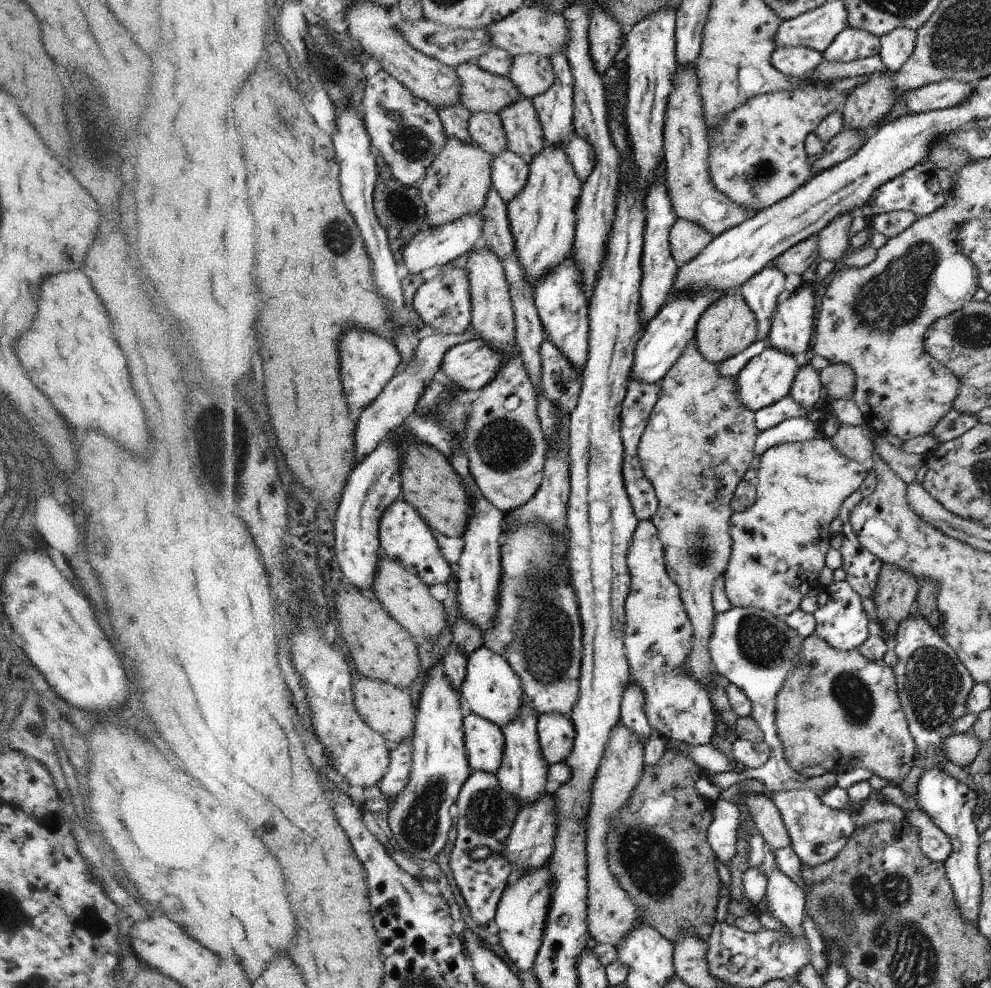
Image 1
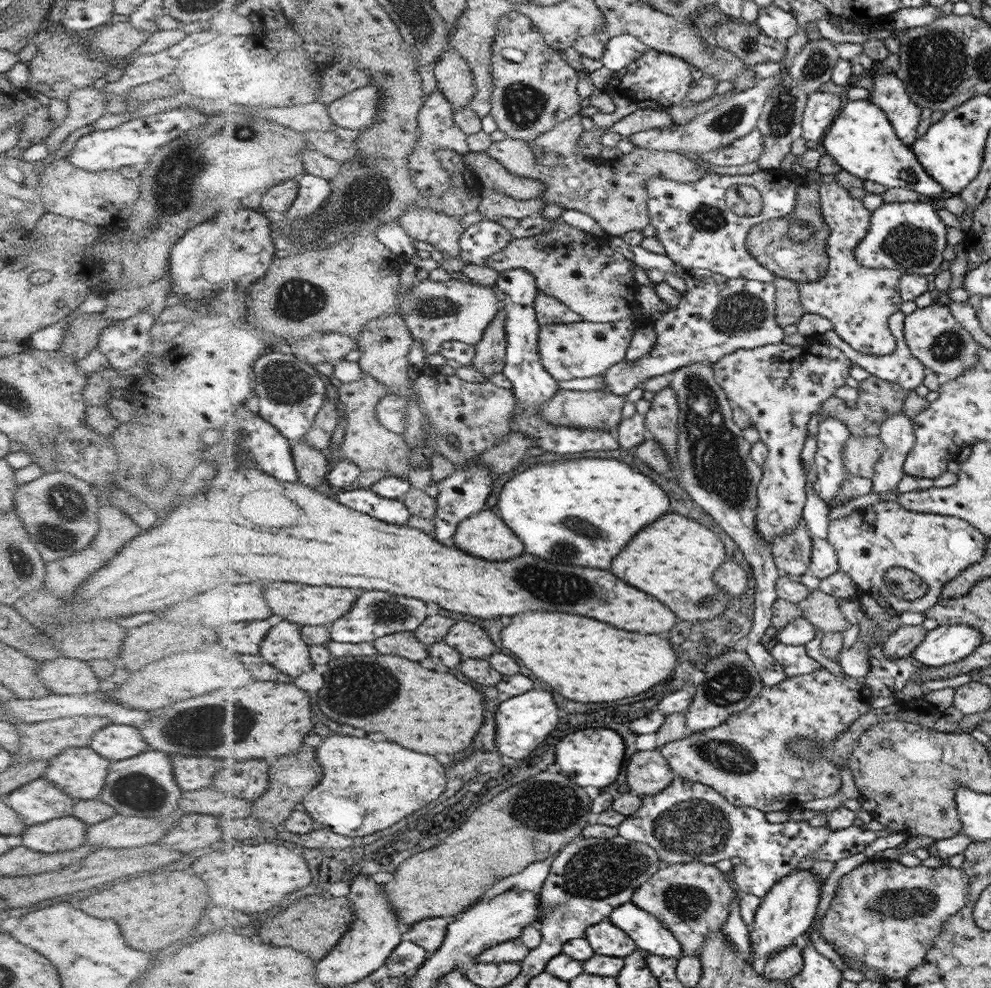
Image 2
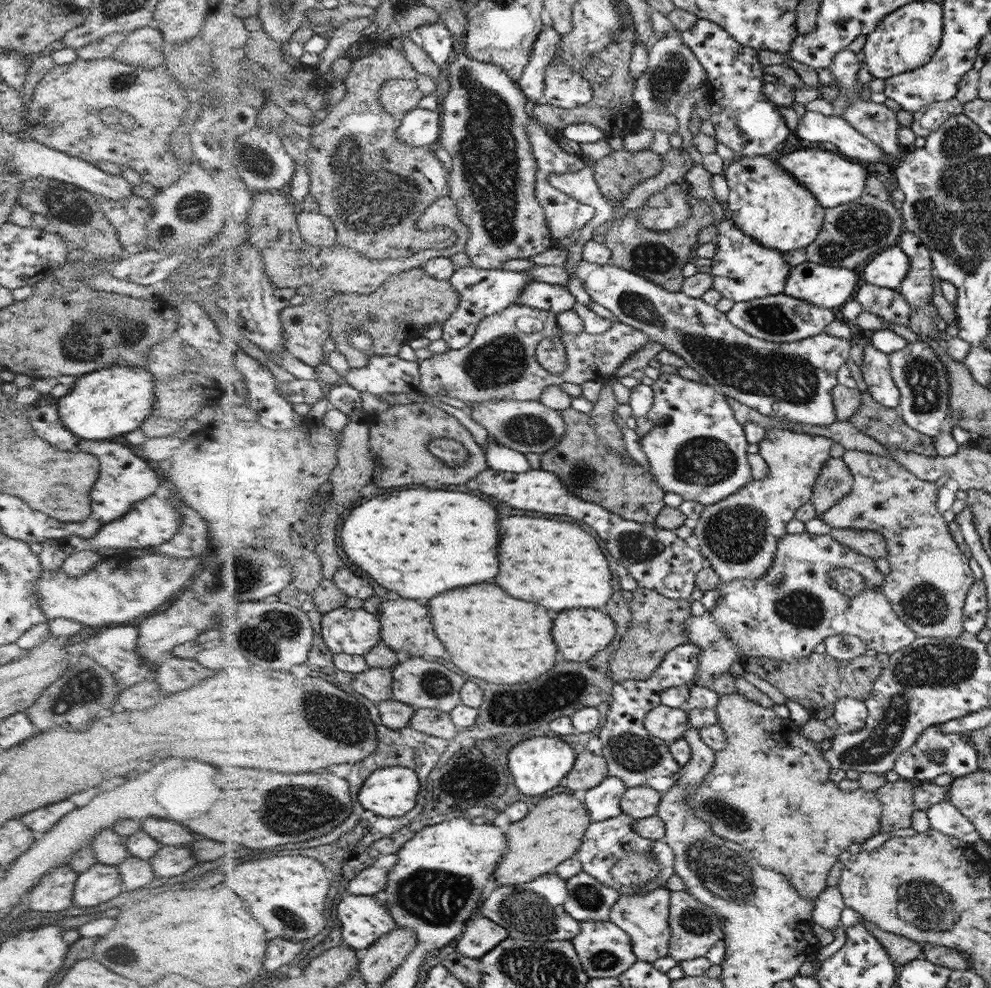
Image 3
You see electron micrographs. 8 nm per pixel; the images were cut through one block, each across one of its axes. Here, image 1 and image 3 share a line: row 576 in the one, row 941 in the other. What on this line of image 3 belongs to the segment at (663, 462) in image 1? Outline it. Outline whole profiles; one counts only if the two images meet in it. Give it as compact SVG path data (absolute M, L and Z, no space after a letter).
M685 890L672 891L670 910L673 936L671 937L669 955L679 963L698 957L705 957L712 945L723 940L724 933L722 932L719 918L709 906L700 902L695 895L688 894Z

